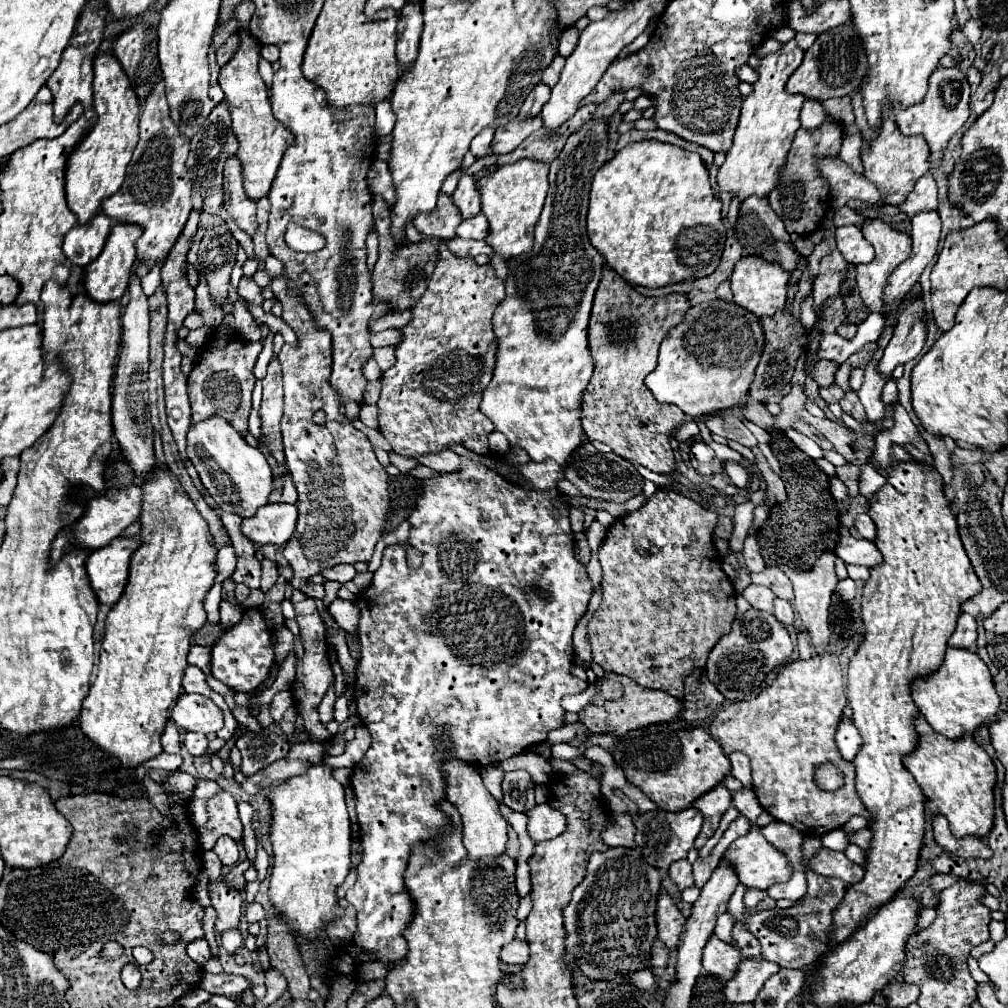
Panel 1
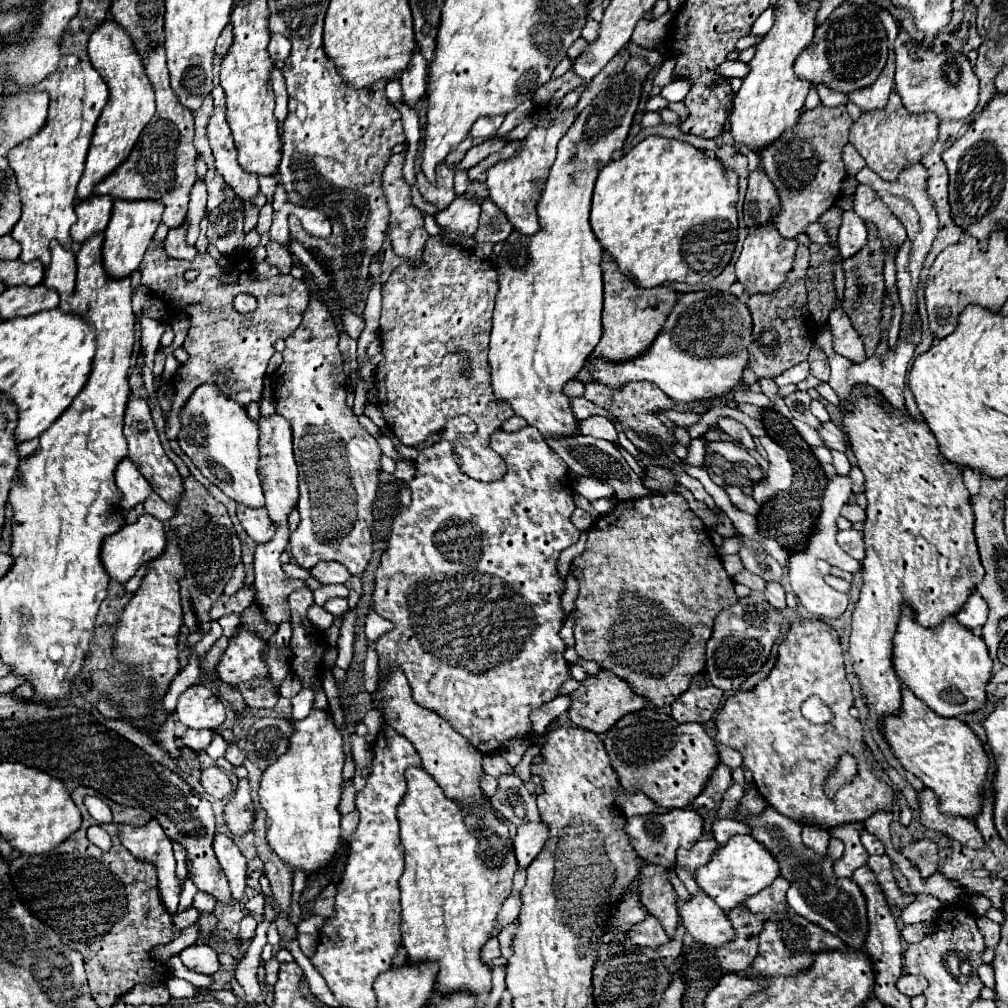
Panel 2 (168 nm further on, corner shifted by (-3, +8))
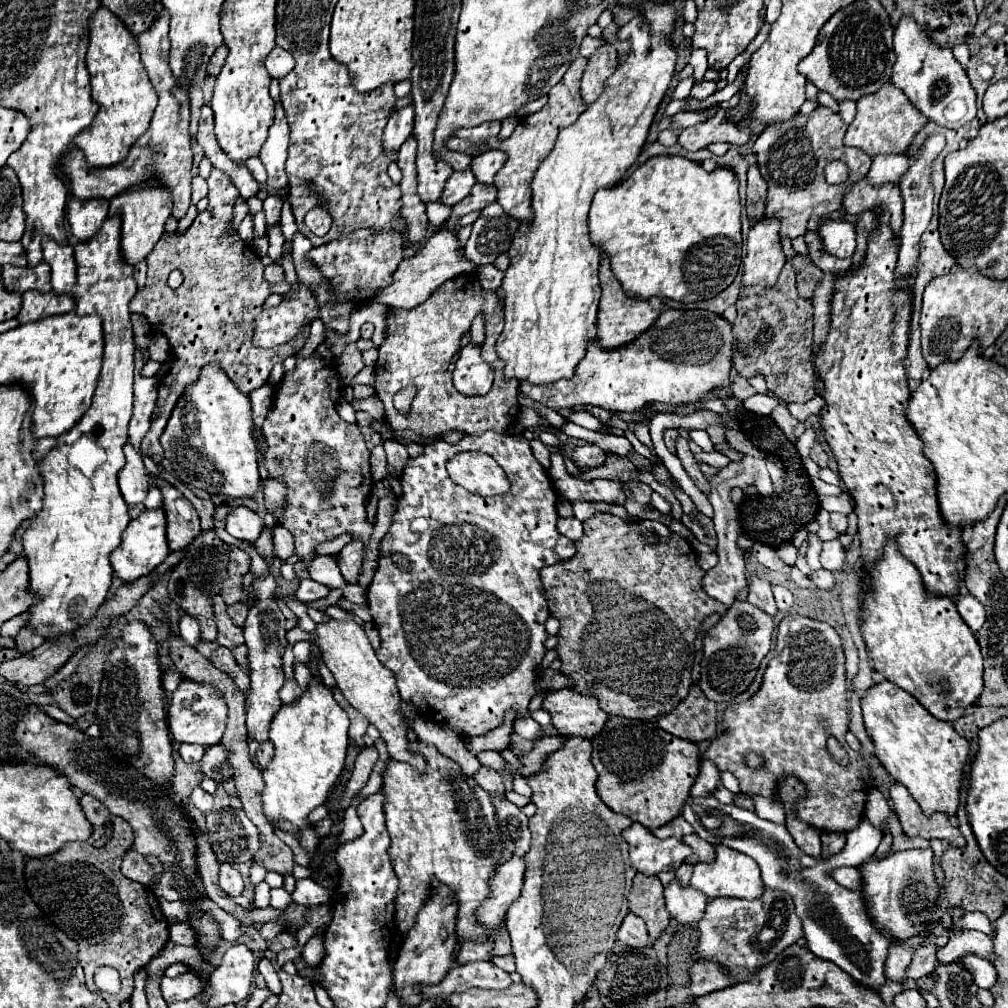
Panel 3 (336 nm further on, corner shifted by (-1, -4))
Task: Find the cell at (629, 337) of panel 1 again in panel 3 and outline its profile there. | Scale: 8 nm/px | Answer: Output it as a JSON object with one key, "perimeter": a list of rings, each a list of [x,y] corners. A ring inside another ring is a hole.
{"perimeter":[[[607,253],[601,257],[601,267],[599,267],[599,279],[601,279],[601,301],[599,301],[599,313],[597,313],[597,343],[601,347],[613,349],[619,347],[623,343],[633,341],[635,337],[639,337],[663,311],[661,299],[659,297],[651,297],[651,299],[631,299],[623,293],[619,281],[615,279],[613,271],[611,271],[611,263]]]}

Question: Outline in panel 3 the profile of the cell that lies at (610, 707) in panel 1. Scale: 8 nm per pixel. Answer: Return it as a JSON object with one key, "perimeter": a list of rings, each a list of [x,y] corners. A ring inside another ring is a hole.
{"perimeter":[[[573,689],[549,691],[541,709],[551,715],[553,727],[565,737],[577,735],[593,739],[609,719],[609,715],[599,709],[599,701],[595,697],[579,695]]]}

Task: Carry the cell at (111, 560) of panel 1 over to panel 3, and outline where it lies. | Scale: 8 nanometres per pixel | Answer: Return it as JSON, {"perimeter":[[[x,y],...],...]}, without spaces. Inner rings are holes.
{"perimeter":[[[163,507],[159,509],[147,509],[143,511],[137,519],[129,521],[127,529],[121,535],[121,545],[111,553],[111,565],[117,577],[123,583],[135,581],[143,575],[149,575],[157,565],[165,561],[169,555],[169,545],[167,545],[167,517],[163,513]]]}

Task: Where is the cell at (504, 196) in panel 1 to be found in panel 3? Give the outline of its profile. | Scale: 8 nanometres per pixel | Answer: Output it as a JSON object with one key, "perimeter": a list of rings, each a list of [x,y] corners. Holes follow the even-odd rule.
{"perimeter":[[[575,57],[575,61],[571,63],[571,67],[567,69],[565,77],[551,89],[549,93],[549,101],[547,105],[537,111],[537,113],[531,113],[527,115],[517,127],[515,131],[511,133],[511,137],[507,139],[499,139],[499,137],[489,137],[489,139],[483,139],[483,141],[463,141],[459,137],[453,137],[451,141],[447,141],[447,147],[454,151],[460,151],[468,154],[478,156],[480,151],[475,149],[477,145],[484,145],[487,150],[490,150],[490,146],[493,149],[499,149],[499,151],[505,151],[507,155],[507,161],[505,165],[497,171],[497,201],[503,205],[505,213],[519,219],[519,221],[527,221],[531,219],[531,181],[533,181],[533,175],[539,167],[539,163],[551,153],[551,147],[555,145],[555,139],[559,135],[559,131],[563,127],[569,127],[571,123],[577,121],[577,117],[585,111],[585,105],[583,105],[583,97],[581,97],[581,91],[579,91],[579,85],[581,85],[581,75],[587,67],[587,59],[585,57]]]}

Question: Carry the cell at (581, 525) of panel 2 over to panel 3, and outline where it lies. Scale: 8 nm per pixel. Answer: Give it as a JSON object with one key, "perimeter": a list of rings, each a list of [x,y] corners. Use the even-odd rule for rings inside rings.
{"perimeter":[[[569,517],[569,519],[559,519],[559,525],[557,525],[559,533],[569,537],[569,539],[579,539],[579,535],[583,535],[583,527],[581,527],[581,521],[577,521],[575,517]]]}

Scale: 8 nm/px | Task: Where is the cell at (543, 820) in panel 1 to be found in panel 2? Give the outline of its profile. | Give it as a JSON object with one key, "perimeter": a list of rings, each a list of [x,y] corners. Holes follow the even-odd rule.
{"perimeter":[[[531,821],[517,829],[517,835],[513,839],[513,849],[519,867],[527,867],[537,857],[547,837],[549,837],[549,825],[545,825],[543,821],[535,821],[535,823]]]}

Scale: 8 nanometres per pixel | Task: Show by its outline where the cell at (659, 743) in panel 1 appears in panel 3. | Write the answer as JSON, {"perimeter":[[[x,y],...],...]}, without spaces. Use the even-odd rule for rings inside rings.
{"perimeter":[[[611,717],[591,745],[591,761],[599,777],[595,789],[607,807],[647,829],[663,827],[681,813],[699,773],[695,743],[671,737],[653,721]]]}

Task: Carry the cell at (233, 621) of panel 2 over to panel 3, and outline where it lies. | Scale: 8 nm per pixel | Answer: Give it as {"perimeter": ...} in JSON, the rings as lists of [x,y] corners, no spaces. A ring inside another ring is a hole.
{"perimeter":[[[329,619],[325,623],[319,623],[313,633],[307,633],[307,631],[301,631],[300,628],[294,627],[287,632],[286,638],[290,647],[293,647],[297,641],[315,643],[321,651],[321,657],[323,657],[325,665],[333,673],[337,687],[345,695],[345,699],[357,711],[361,711],[369,719],[369,723],[373,723],[379,729],[381,737],[387,743],[389,755],[397,761],[413,765],[417,771],[423,771],[423,767],[425,767],[423,757],[421,755],[411,755],[407,751],[407,731],[411,729],[411,723],[399,713],[401,697],[399,697],[399,691],[397,691],[397,685],[395,685],[395,675],[379,663],[363,627],[359,627],[353,619],[345,619],[345,621]]]}

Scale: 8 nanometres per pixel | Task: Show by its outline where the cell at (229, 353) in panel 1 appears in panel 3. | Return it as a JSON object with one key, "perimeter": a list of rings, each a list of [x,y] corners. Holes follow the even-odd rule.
{"perimeter":[[[213,169],[207,177],[207,183],[209,207],[195,217],[185,233],[163,233],[155,249],[147,255],[149,271],[145,287],[135,293],[129,305],[131,313],[139,313],[149,321],[151,333],[159,333],[169,339],[173,353],[173,365],[163,377],[163,385],[159,385],[151,427],[141,441],[141,451],[155,463],[163,461],[159,437],[169,421],[171,409],[175,407],[183,389],[199,377],[201,367],[205,367],[209,361],[219,361],[237,389],[249,395],[253,389],[265,385],[273,365],[283,361],[279,355],[281,349],[291,349],[291,355],[295,355],[309,337],[309,329],[303,329],[295,341],[281,347],[257,349],[251,343],[255,327],[253,319],[259,315],[259,311],[263,311],[263,301],[269,297],[269,283],[263,277],[265,267],[253,247],[241,241],[237,231],[231,229],[233,205],[239,197],[233,181],[223,171]],[[173,269],[179,269],[185,277],[177,289],[167,285],[167,277]]]}

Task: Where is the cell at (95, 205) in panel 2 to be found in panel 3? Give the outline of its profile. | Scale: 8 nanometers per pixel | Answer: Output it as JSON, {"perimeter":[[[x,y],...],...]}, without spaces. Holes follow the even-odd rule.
{"perimeter":[[[75,197],[67,203],[67,221],[77,241],[91,239],[107,219],[109,201],[79,201]]]}

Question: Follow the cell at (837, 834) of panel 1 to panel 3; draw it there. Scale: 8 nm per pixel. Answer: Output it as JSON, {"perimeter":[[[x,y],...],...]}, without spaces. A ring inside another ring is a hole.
{"perimeter":[[[713,795],[711,797],[689,797],[689,801],[685,801],[685,807],[681,811],[683,819],[693,827],[693,831],[705,839],[711,845],[727,845],[739,853],[749,855],[751,859],[757,861],[759,869],[761,869],[761,877],[765,887],[769,889],[781,889],[787,891],[793,901],[795,901],[795,909],[799,919],[803,921],[803,931],[805,931],[805,939],[807,939],[807,947],[813,955],[817,955],[823,961],[831,961],[835,963],[839,969],[843,969],[845,973],[849,973],[855,981],[859,981],[859,985],[867,985],[873,991],[877,991],[883,983],[885,983],[885,959],[887,959],[887,949],[889,949],[889,939],[885,935],[881,935],[873,921],[867,917],[867,909],[863,903],[863,897],[857,891],[849,891],[841,885],[837,885],[831,877],[829,871],[833,871],[835,867],[843,867],[843,865],[855,865],[855,863],[863,863],[869,857],[873,857],[873,853],[877,851],[877,845],[881,843],[881,831],[877,827],[873,827],[869,823],[867,817],[863,817],[863,825],[859,825],[859,829],[851,829],[851,833],[847,833],[847,845],[843,847],[841,853],[819,861],[815,857],[805,855],[793,841],[791,833],[787,831],[785,825],[777,825],[771,821],[765,821],[761,817],[757,817],[753,811],[745,811],[739,809],[735,805],[723,805],[719,803]]]}

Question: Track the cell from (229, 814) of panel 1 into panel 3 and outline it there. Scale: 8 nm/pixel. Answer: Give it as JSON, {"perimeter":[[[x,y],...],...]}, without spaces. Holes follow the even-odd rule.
{"perimeter":[[[197,787],[197,789],[193,789],[193,795],[191,795],[191,801],[193,801],[193,805],[197,807],[197,809],[211,809],[213,807],[213,797],[207,793],[207,791],[203,791],[201,787]]]}

